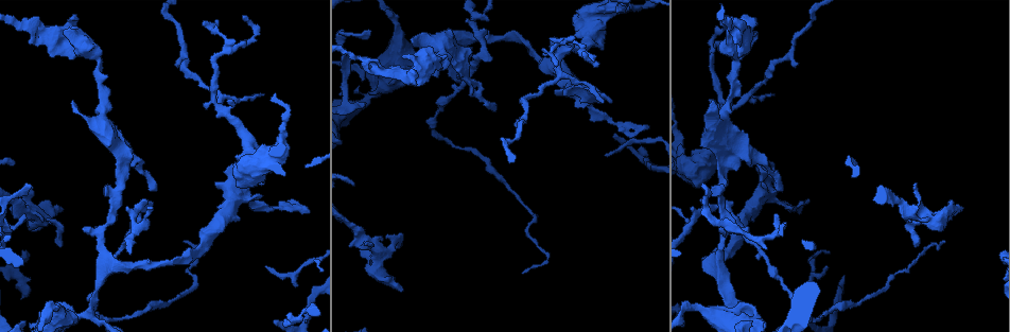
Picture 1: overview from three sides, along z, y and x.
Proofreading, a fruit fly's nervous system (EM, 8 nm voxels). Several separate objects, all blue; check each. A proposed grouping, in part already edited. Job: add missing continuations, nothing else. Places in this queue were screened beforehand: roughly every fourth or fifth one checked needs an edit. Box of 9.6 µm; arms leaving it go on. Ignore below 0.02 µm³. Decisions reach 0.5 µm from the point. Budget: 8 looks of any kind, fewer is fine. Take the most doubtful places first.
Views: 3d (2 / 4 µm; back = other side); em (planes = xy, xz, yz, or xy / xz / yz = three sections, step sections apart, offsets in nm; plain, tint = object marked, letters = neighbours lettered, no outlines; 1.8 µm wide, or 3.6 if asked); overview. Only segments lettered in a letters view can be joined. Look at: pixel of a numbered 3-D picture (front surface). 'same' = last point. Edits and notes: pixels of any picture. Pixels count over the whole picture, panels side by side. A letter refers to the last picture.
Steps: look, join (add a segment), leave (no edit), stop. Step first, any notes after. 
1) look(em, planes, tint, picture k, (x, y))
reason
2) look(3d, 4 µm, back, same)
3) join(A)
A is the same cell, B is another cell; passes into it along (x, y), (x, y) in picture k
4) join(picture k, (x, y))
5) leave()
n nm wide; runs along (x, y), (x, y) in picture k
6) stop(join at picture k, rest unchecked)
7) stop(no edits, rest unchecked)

look(3d, 2 µm, picture 1, (203, 106))
free end

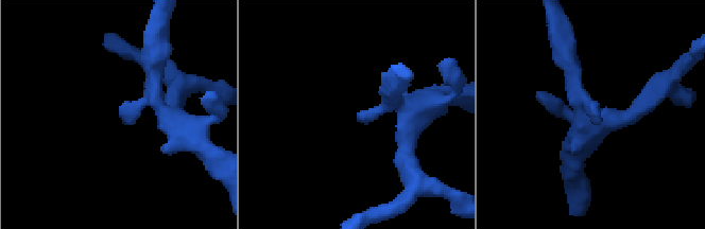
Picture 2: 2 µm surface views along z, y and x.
look(em, planes, letters, picture 2, (121, 110))
now the EM

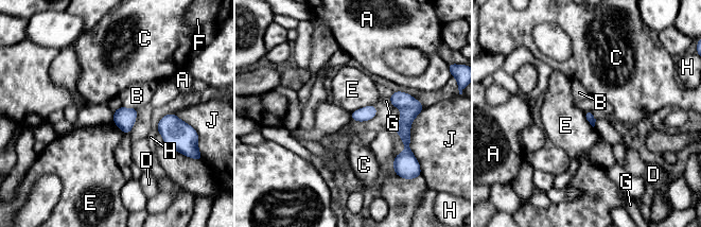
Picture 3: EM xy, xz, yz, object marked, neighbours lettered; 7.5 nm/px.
leave()
A, B, C, D, E, F, G, H and J are other cells; border along (374, 104), (356, 108), (350, 114) in picture 3; none of them fits

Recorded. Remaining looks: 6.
look(em, xy, step 8, tint, picture 1, (381, 255))
thick turns thin

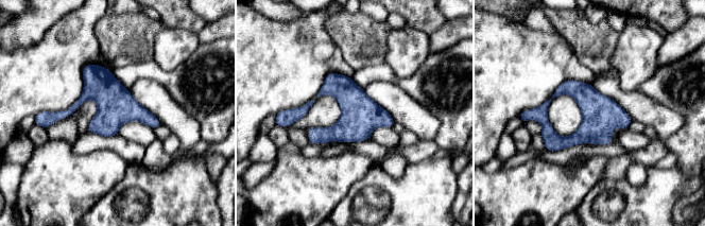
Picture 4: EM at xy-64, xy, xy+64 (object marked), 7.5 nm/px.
look(em, xy, step 8, letters, same)

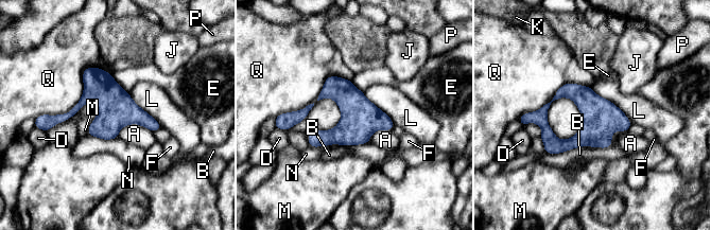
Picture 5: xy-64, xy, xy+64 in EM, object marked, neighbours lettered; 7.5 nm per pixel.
leave()
Q touches over 600 nm; A, B, D, E, F, J, K, L, M, N, P and Q are other cells; no lettered segment goes on from it

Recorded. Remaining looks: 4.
look(3d, 2 µm, picture 1, (89, 312))
narrows sharply

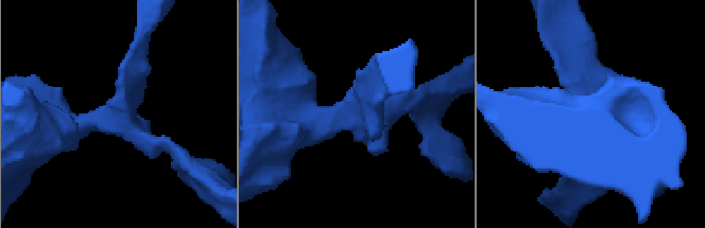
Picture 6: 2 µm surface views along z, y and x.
look(em, planes, letters, picture 6, (347, 109))
3 arms

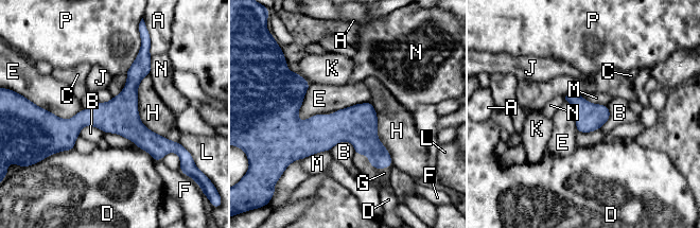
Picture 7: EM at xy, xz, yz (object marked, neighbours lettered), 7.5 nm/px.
leave()
A, B, C, D, E, F, G, H, J, K, L, M, N and P are other cells; runs along (47, 123), (123, 119), (168, 144) in picture 7; none of them fits

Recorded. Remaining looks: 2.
stop(no edits, rest unchecked)

